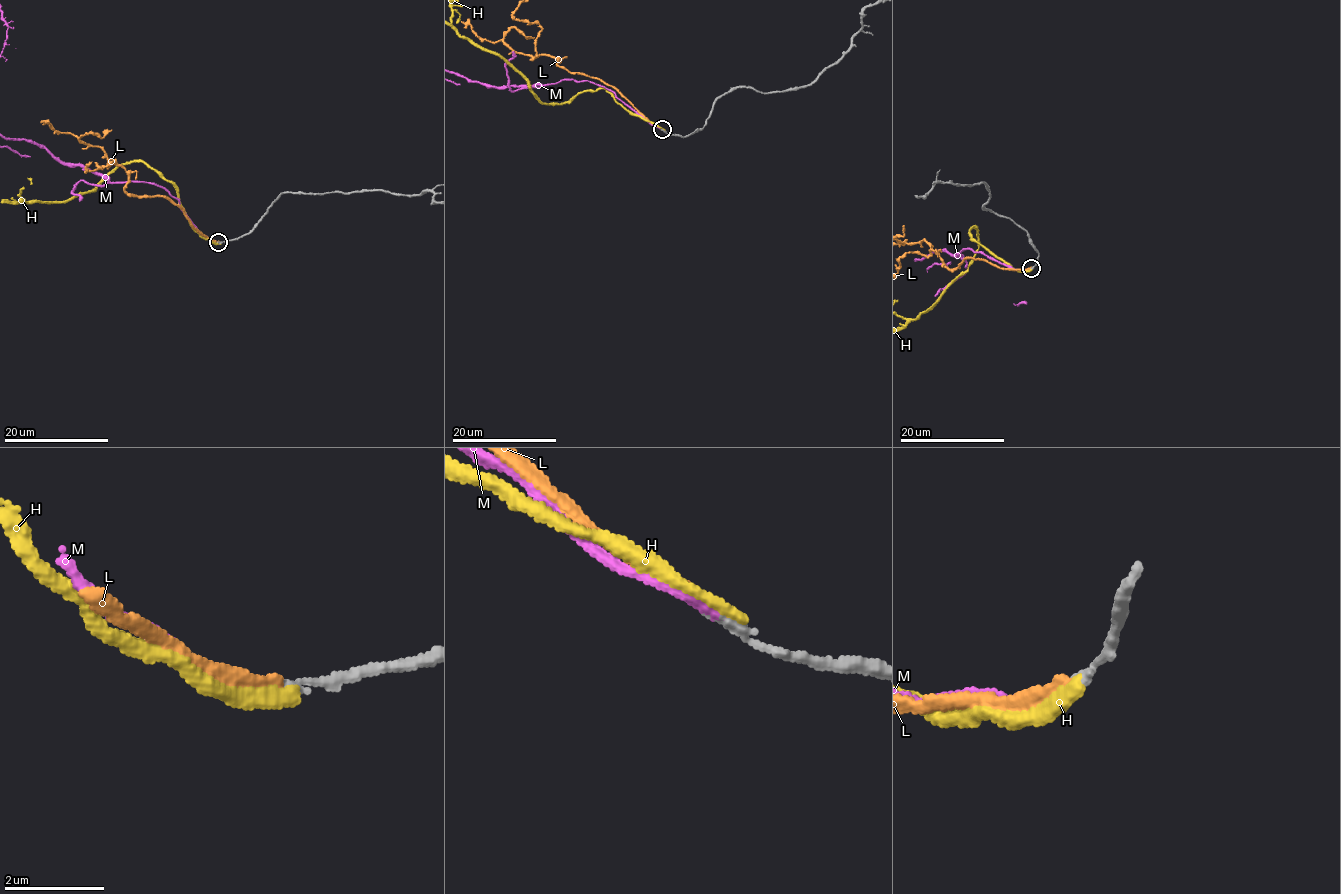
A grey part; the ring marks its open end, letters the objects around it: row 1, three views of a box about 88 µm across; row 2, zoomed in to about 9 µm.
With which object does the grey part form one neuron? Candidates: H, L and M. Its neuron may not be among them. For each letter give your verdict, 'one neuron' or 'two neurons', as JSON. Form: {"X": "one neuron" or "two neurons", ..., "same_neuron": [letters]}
{"H": "two neurons", "L": "two neurons", "M": "one neuron", "same_neuron": ["M"]}

